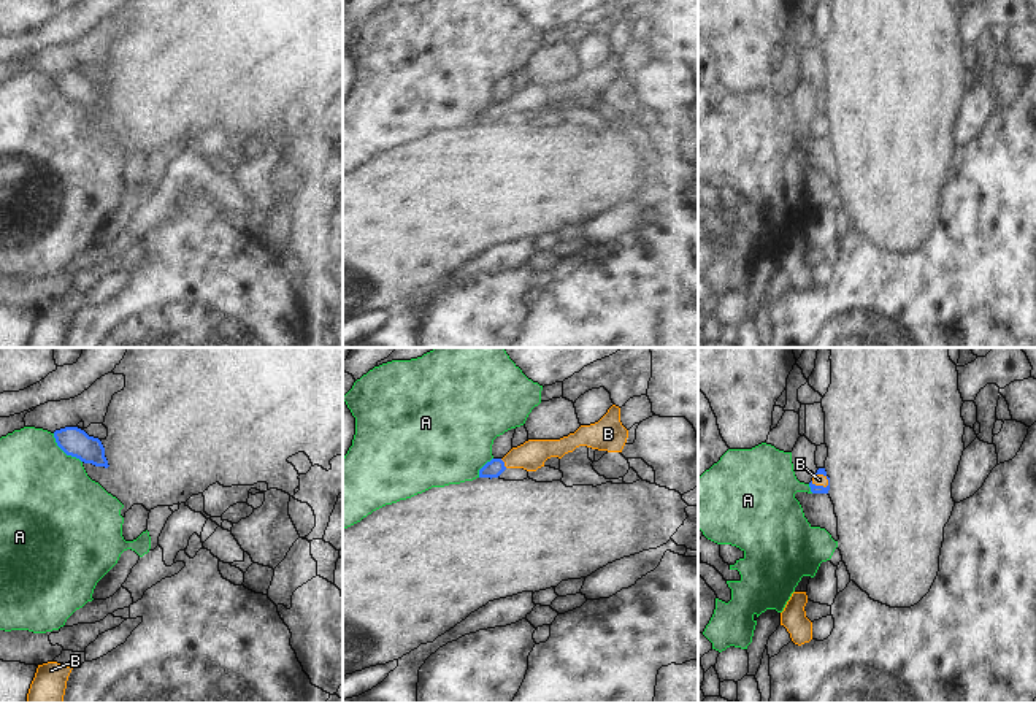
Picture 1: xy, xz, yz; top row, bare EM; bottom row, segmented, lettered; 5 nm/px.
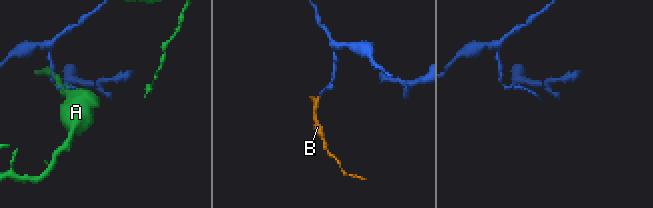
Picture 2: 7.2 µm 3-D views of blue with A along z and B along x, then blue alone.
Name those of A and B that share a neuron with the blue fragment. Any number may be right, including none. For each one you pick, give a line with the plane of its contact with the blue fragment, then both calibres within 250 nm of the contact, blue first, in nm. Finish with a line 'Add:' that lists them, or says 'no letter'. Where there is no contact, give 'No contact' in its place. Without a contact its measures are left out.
B: Touches blue in yz. Thickness 50 nm (blue) against 60 nm
Add: B.

